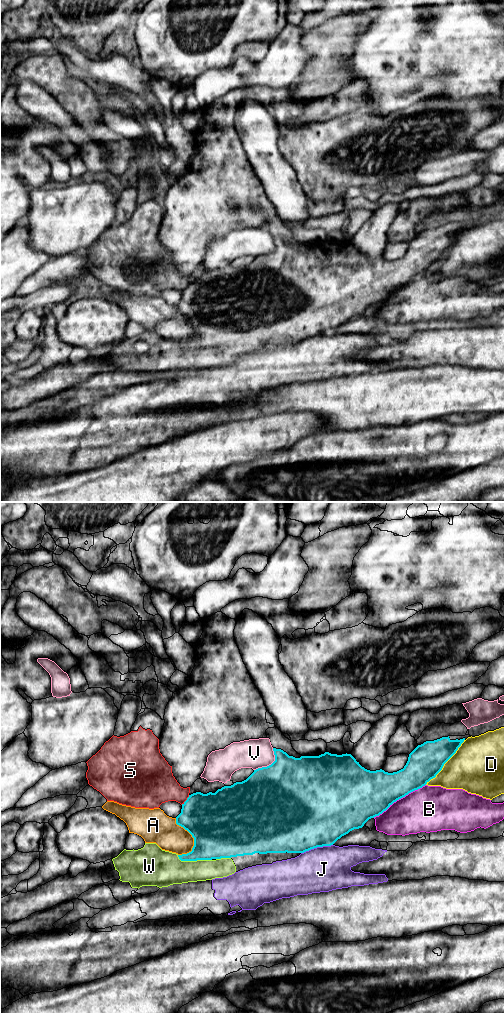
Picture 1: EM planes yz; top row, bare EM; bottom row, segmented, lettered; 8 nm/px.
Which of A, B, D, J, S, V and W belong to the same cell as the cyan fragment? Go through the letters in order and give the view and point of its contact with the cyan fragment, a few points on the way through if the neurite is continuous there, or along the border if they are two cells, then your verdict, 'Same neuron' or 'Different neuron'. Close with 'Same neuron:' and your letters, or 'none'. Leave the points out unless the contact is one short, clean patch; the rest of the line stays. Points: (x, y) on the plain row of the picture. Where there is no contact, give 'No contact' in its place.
A: Touches cyan at yz (191, 322). Different neuron
B: Touches cyan at yz (399, 286). Different neuron
D: Touches cyan at yz (445, 250). Different neuron
J: Touches cyan at yz (316, 335). Different neuron
S: Touches cyan at yz (186, 288). Boundary: yz (189, 283), (181, 292). Different neuron
V: Touches cyan at yz (271, 252). Different neuron
W: Touches cyan at yz (194, 348). Same neuron
Same neuron: W

